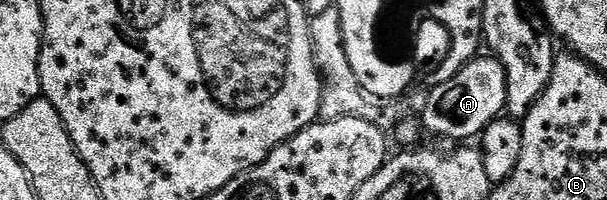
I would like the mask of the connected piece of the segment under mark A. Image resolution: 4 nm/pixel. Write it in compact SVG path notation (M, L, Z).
M479 57L463 65L447 83L438 83L427 93L421 126L442 139L477 140L489 123L505 112L507 95L504 67L500 61L493 57Z

